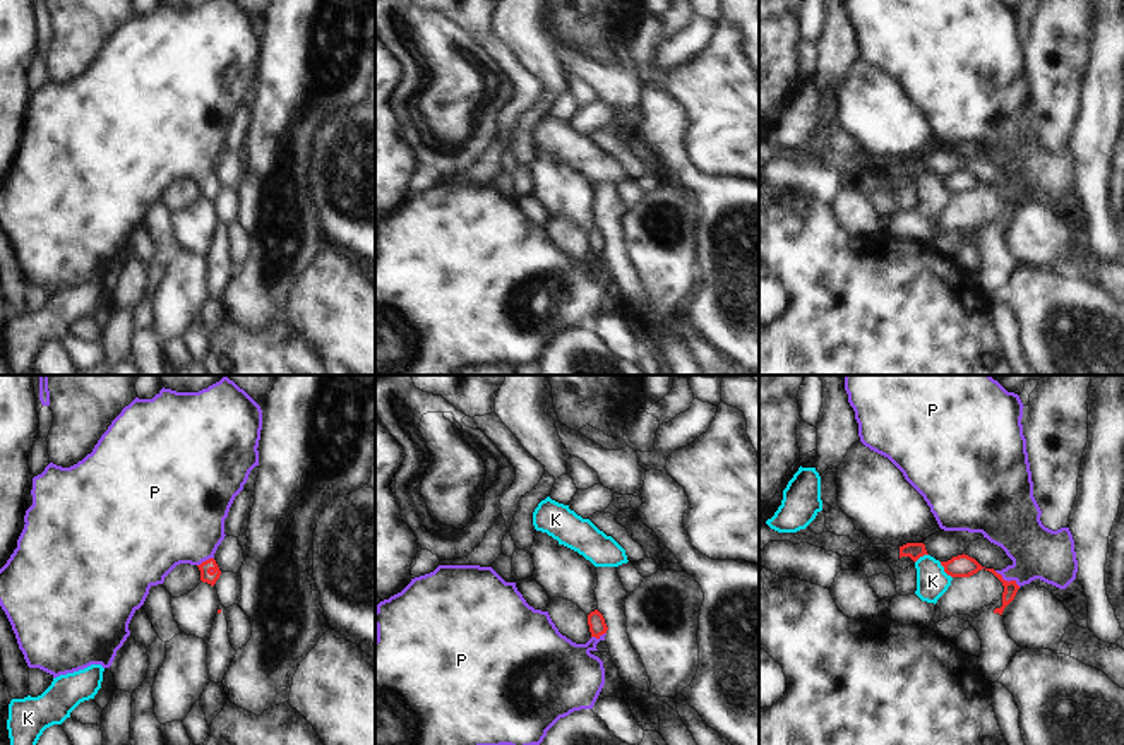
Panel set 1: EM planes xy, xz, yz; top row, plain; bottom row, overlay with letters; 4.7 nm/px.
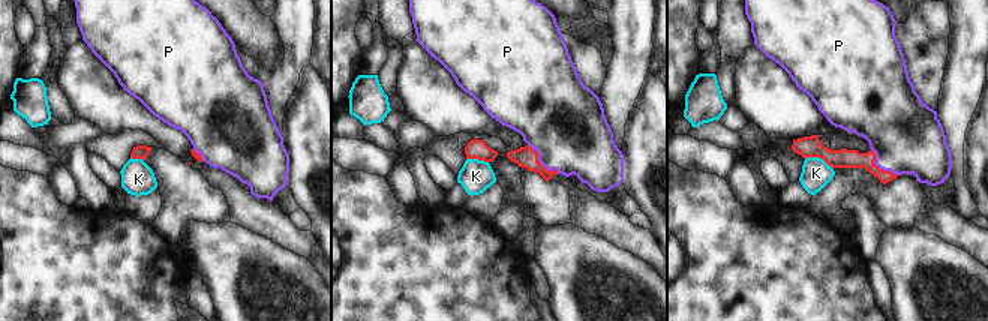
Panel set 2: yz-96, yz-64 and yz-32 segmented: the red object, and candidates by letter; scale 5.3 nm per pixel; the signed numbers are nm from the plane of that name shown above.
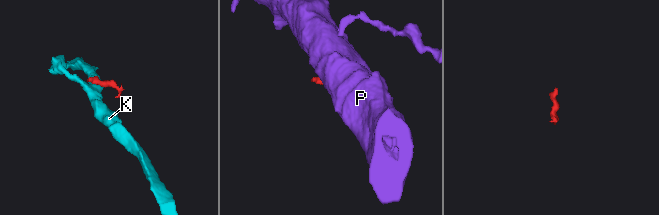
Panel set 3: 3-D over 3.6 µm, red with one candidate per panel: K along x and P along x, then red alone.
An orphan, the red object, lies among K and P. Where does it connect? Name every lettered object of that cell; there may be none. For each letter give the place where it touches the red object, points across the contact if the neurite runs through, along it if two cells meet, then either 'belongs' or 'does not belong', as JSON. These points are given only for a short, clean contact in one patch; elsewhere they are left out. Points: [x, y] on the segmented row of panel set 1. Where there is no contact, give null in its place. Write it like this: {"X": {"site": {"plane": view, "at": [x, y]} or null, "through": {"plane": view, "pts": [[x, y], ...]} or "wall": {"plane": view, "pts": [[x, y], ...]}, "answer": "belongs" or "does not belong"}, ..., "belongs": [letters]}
{"K": {"site": {"plane": "yz", "at": [944, 571]}, "wall": {"plane": "yz", "pts": [[939, 562], [951, 578]]}, "answer": "does not belong"}, "P": {"site": {"plane": "yz", "at": [1006, 581]}, "through": {"plane": "yz", "pts": [[962, 566], [991, 569], [1006, 581], [1037, 552]]}, "answer": "belongs"}, "belongs": ["P"]}

